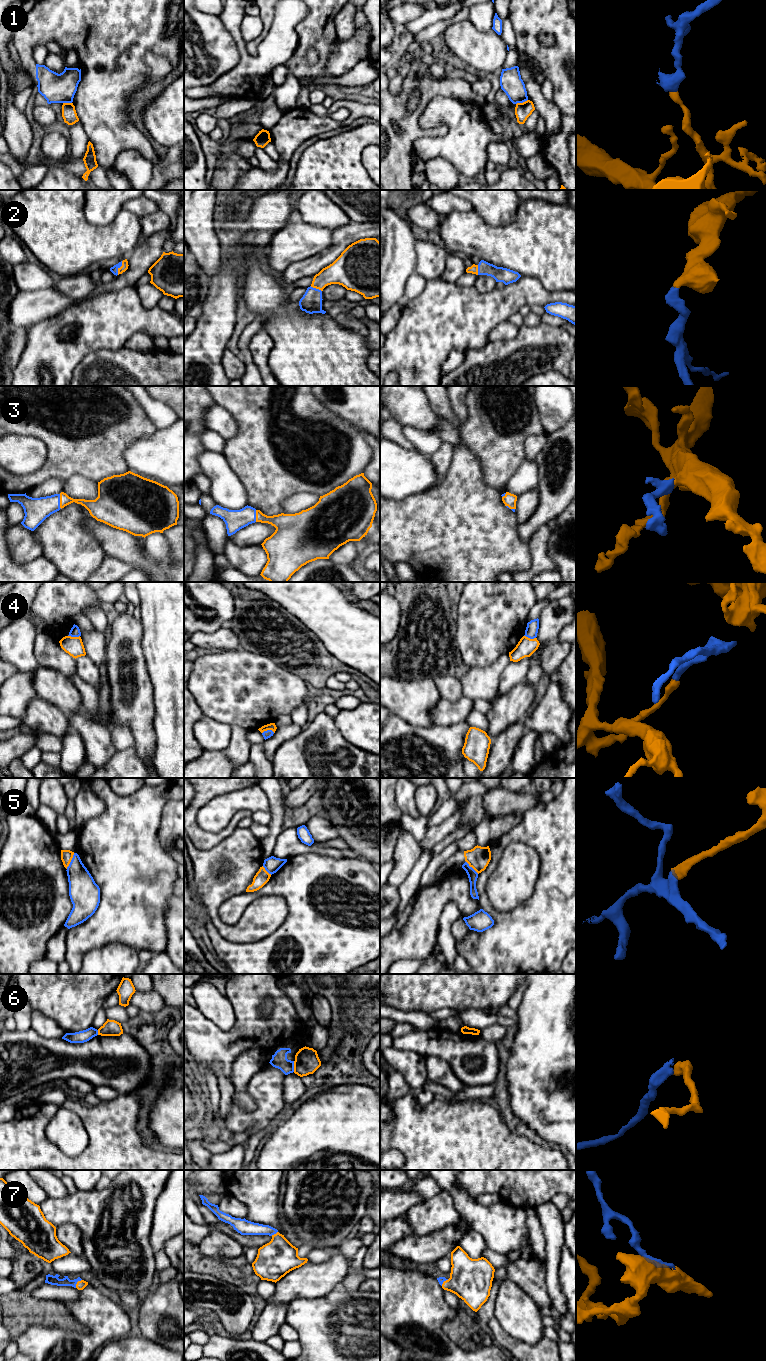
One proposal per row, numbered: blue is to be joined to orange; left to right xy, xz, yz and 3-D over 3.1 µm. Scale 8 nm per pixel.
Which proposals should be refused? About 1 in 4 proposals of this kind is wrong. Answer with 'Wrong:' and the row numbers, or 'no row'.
Wrong: 1, 4, 5, 6

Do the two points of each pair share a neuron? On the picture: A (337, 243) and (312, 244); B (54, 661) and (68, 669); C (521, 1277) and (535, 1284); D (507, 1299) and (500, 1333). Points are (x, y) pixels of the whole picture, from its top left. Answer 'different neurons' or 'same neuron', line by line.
A: different neurons
B: same neuron
C: same neuron
D: different neurons

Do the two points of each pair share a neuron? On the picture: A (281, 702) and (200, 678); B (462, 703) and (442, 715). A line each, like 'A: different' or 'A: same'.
A: same
B: same

